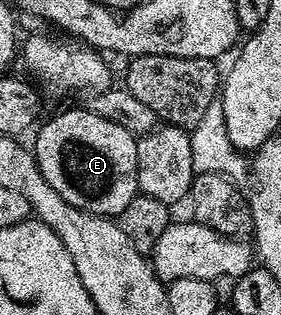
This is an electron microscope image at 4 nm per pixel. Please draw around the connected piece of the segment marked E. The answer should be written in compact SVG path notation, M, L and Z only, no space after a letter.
M87 109L64 111L49 123L39 124L34 146L37 167L46 184L63 201L92 215L119 217L138 194L137 136L122 125Z

